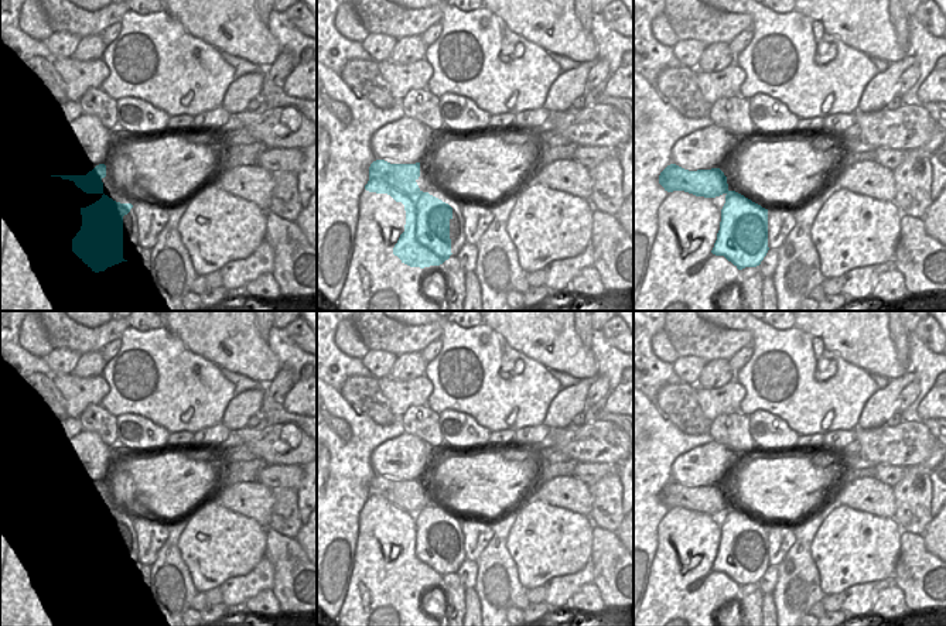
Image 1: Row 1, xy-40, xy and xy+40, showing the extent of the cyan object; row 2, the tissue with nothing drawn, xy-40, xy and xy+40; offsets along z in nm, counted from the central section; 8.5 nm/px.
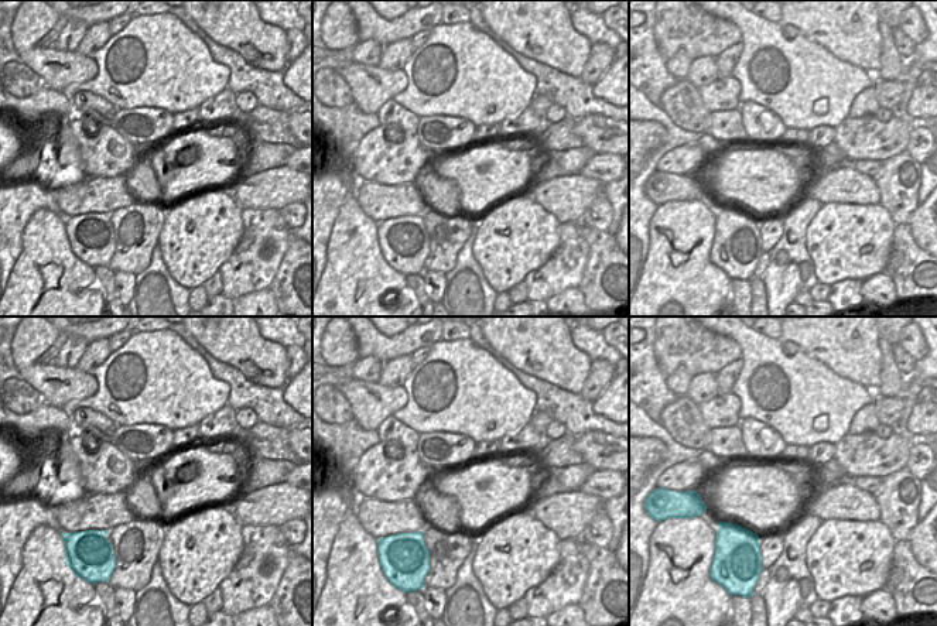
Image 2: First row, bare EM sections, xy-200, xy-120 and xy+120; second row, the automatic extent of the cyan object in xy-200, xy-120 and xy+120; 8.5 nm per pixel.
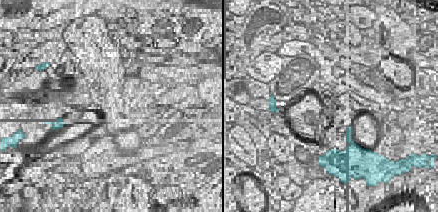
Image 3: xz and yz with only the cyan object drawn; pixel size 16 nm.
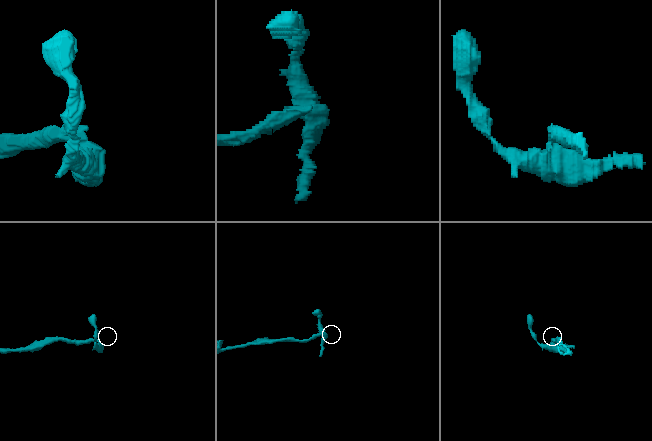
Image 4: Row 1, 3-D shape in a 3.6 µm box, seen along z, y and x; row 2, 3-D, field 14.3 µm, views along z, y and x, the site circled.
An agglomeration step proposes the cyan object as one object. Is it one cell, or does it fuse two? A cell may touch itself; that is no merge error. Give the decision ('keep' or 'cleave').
cleave

